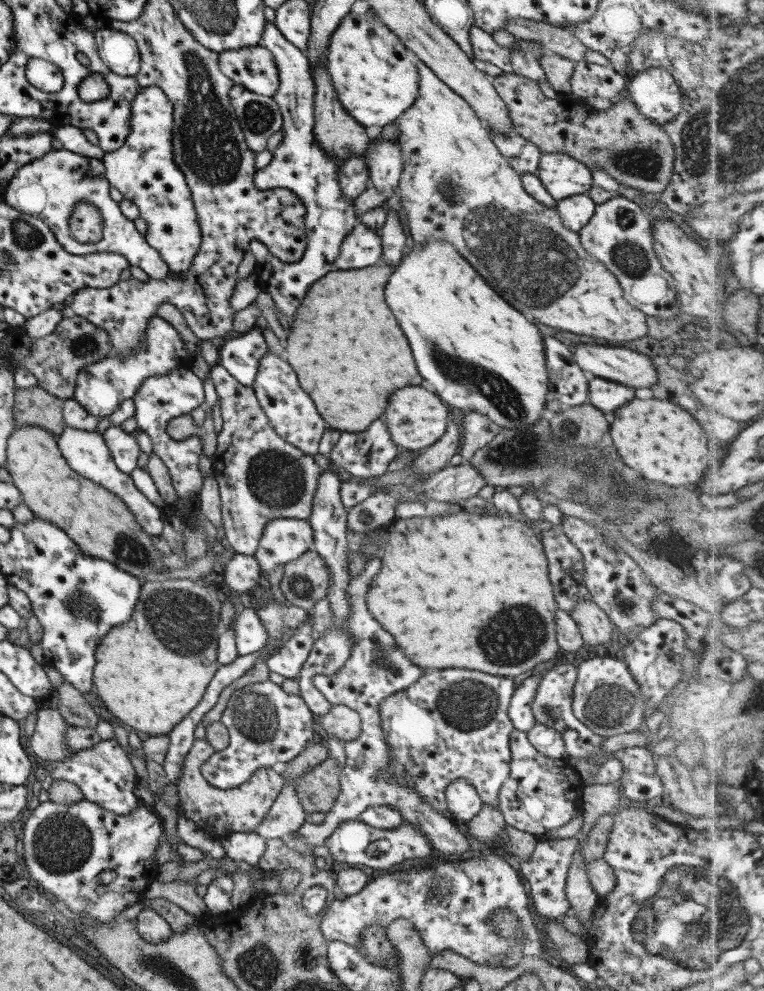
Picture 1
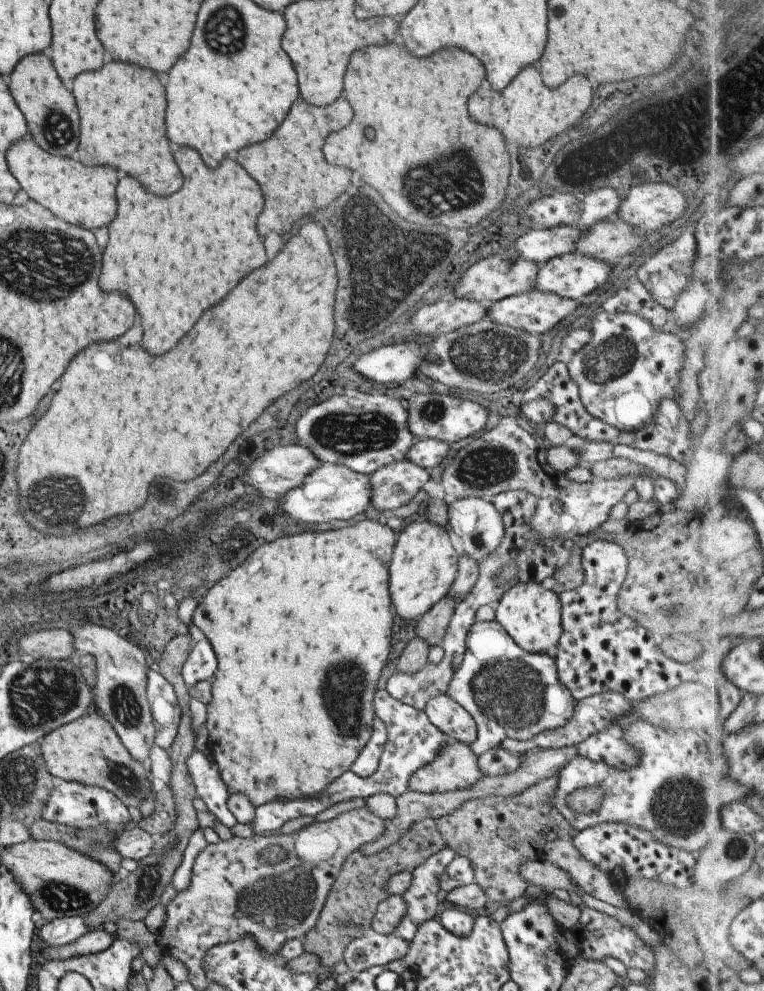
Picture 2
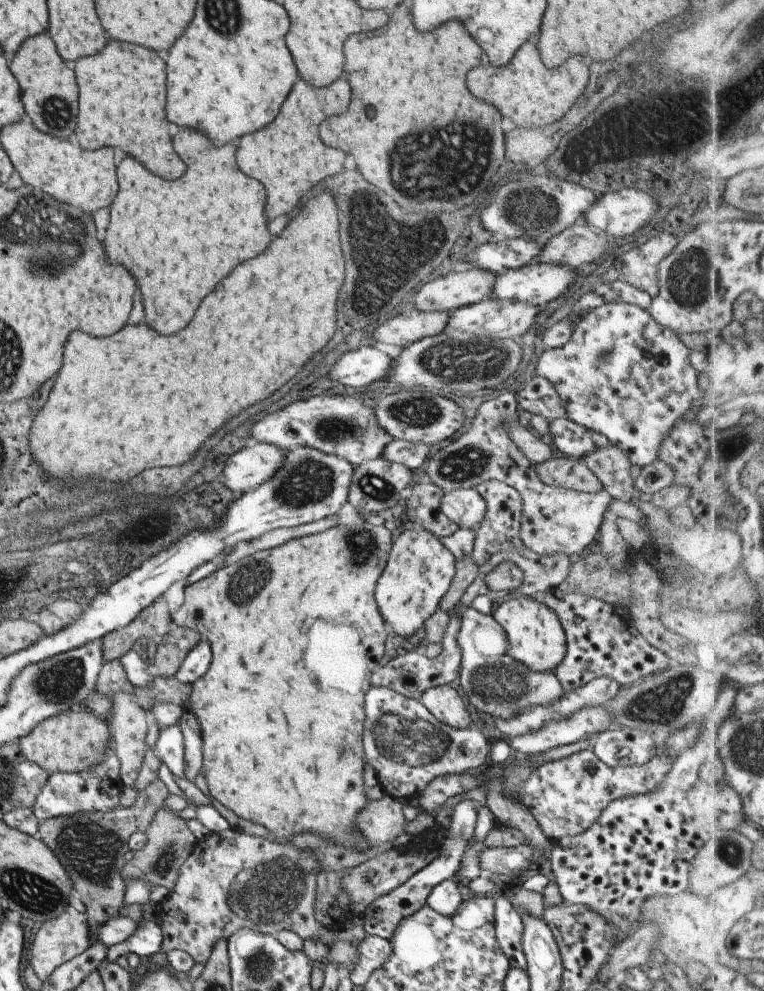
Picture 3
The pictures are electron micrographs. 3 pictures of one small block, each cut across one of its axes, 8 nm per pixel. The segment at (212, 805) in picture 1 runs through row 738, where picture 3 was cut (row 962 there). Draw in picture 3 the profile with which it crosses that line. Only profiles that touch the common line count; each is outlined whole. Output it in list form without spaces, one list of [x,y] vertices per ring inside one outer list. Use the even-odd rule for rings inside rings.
[[[235,829],[212,833],[208,838],[197,839],[186,862],[181,866],[179,877],[175,882],[167,901],[155,906],[155,922],[162,929],[164,940],[161,950],[165,953],[180,949],[187,952],[197,965],[197,970],[209,961],[213,946],[222,939],[241,928],[260,931],[265,935],[276,936],[280,931],[292,931],[303,940],[318,939],[326,946],[335,939],[334,930],[322,926],[315,917],[315,900],[317,893],[317,874],[322,871],[321,864],[310,852],[304,852],[298,846],[282,842],[272,842],[246,831]]]

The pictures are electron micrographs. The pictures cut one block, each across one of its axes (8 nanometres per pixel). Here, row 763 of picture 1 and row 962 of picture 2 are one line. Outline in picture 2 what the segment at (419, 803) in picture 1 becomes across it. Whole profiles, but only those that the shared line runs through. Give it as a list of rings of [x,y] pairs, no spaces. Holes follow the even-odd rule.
[[[370,932],[353,940],[344,950],[343,961],[354,974],[404,958],[410,941],[400,936]]]

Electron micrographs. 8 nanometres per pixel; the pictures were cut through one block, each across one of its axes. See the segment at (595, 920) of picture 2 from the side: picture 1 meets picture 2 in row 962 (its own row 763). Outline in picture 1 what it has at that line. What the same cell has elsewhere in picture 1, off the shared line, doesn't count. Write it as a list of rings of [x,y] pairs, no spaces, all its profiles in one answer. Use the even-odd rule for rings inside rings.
[[[568,659],[566,663],[555,665],[552,670],[548,670],[540,684],[534,700],[531,702],[531,710],[537,723],[548,726],[557,732],[560,732],[565,742],[568,757],[576,757],[577,759],[593,758],[597,761],[606,762],[606,760],[616,757],[622,761],[624,766],[623,775],[620,781],[620,794],[624,799],[634,801],[636,803],[651,804],[659,802],[665,788],[660,781],[660,777],[656,775],[655,756],[651,749],[646,747],[630,747],[619,750],[613,754],[603,752],[603,742],[605,737],[591,732],[582,722],[579,722],[572,711],[573,687],[577,680],[577,668],[575,660]]]

